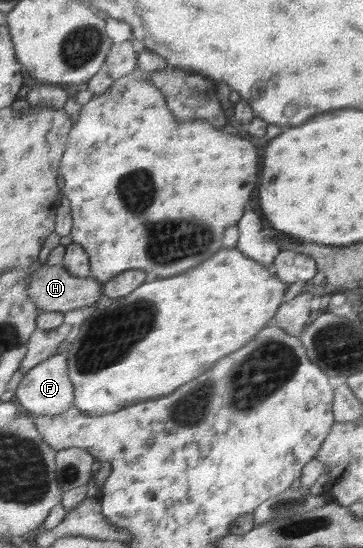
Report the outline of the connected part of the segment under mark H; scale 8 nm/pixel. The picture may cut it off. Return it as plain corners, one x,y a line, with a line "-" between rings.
64,264
58,265
40,265
39,269
31,269
31,277
29,277
31,289
31,298
39,305
43,312
64,312
96,306
102,301
104,296
105,284
98,281
94,275
90,277
82,277
74,275

